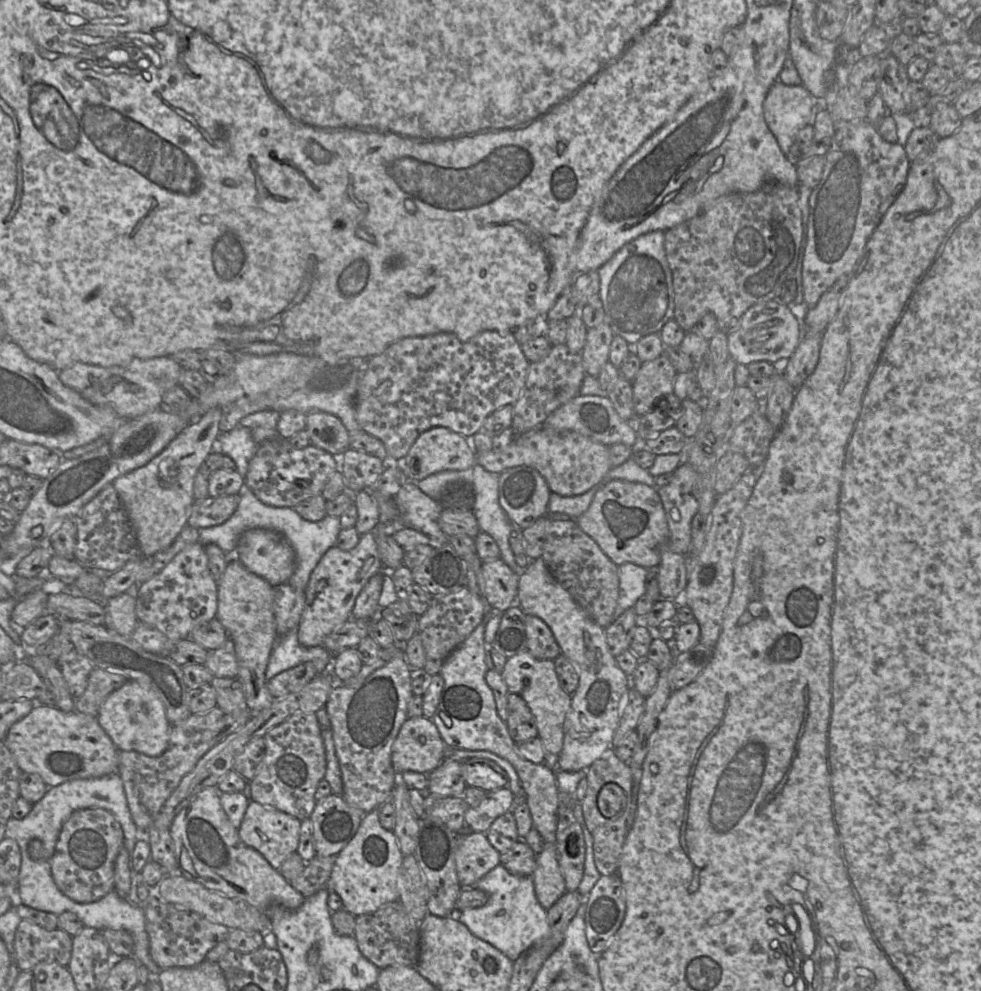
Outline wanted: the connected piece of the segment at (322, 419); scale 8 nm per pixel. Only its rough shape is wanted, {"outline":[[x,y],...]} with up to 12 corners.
{"outline":[[309,412],[305,429],[311,445],[333,456],[350,448],[337,416]]}

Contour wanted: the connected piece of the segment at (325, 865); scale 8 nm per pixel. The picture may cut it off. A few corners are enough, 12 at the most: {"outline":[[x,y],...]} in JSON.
{"outline":[[316,855],[290,885],[304,898],[328,888],[336,856]]}

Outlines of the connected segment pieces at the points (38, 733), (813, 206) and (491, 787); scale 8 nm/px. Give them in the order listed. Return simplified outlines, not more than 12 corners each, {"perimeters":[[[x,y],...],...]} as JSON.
{"perimeters":[[[42,705],[4,739],[48,787],[118,772],[98,718]],[[867,119],[838,126],[809,198],[815,306],[850,274],[911,161]],[[494,761],[461,762],[467,786],[492,792],[508,787],[508,775]]]}

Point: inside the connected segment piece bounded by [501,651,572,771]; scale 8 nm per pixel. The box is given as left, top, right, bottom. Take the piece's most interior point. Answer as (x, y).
(535, 680)

